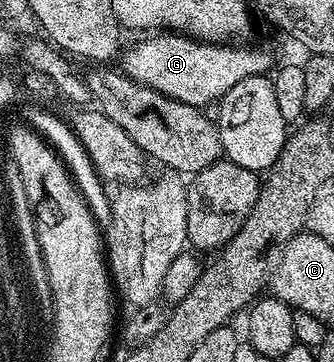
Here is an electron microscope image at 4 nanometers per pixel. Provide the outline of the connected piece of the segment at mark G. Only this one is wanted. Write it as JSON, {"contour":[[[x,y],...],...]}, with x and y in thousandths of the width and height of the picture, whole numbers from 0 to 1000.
{"contour":[[[479,88],[434,105],[443,105],[434,116],[407,116],[383,141],[368,141],[368,202],[545,287],[608,298],[632,282],[656,282],[713,221],[799,207],[817,191],[811,155],[778,127],[751,138],[743,127],[707,127],[719,122],[605,116],[536,88]]]}

